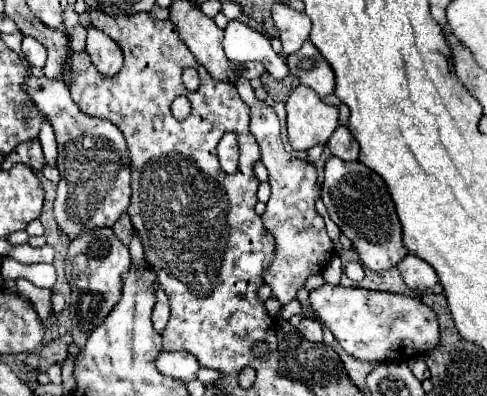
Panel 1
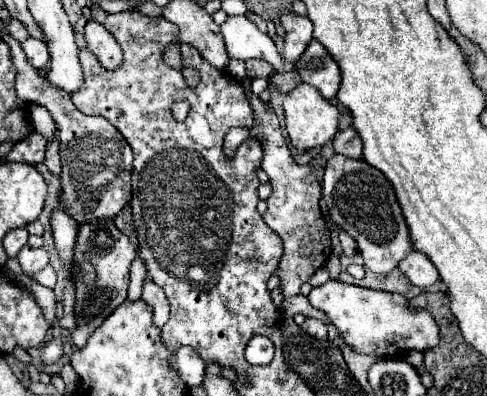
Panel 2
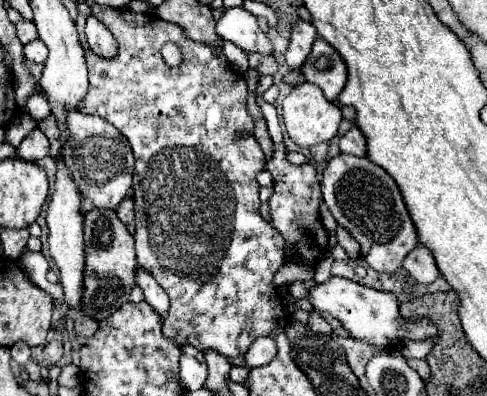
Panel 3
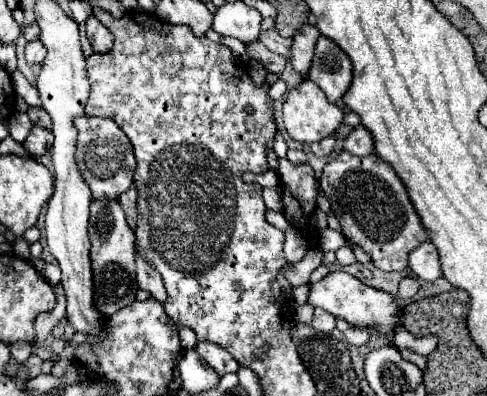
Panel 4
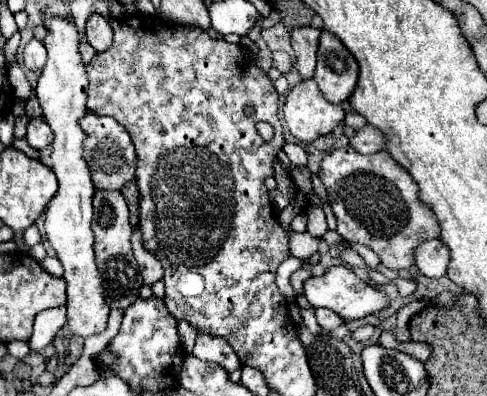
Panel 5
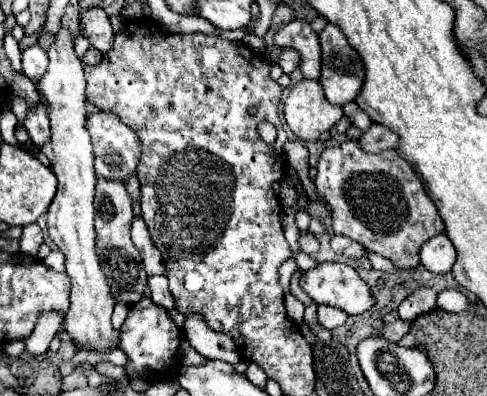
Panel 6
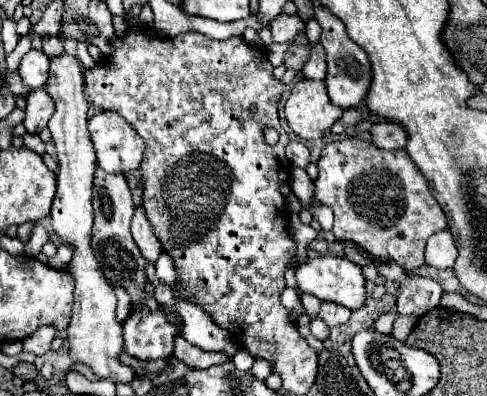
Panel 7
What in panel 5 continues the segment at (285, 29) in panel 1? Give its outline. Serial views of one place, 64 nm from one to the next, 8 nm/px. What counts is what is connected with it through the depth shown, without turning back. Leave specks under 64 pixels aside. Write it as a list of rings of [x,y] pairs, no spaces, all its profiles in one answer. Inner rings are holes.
[[[302,26],[292,30],[292,48],[296,56],[296,68],[302,78],[312,78],[316,66],[316,50],[318,50],[320,30],[312,26]]]

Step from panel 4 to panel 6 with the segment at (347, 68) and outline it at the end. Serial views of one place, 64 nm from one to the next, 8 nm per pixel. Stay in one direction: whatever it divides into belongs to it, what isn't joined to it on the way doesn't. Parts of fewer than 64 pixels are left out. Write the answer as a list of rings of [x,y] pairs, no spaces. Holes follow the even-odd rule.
[[[328,24],[318,36],[322,48],[320,84],[330,104],[344,106],[346,102],[352,102],[362,88],[364,64],[334,24]]]

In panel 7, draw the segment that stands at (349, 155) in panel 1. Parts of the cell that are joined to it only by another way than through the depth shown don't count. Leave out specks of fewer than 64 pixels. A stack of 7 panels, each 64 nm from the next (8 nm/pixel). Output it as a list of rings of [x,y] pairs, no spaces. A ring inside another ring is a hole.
[[[376,122],[370,130],[372,134],[372,144],[384,150],[396,150],[404,148],[406,144],[406,132],[398,124],[388,124],[388,122]]]

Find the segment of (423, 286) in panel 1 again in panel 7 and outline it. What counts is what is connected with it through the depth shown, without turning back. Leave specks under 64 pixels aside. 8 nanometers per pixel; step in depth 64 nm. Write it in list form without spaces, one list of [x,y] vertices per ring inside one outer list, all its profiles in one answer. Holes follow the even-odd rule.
[[[440,230],[428,238],[426,250],[424,250],[424,260],[428,266],[438,268],[438,270],[452,268],[456,256],[458,252],[456,252],[452,234],[448,230]]]

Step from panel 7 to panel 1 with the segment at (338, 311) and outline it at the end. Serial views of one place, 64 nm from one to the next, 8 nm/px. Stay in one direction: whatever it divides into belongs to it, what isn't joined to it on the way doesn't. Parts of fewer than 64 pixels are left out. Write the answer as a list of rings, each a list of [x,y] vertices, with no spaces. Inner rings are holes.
[[[302,318],[300,326],[298,326],[300,334],[310,340],[310,342],[322,342],[322,324],[318,320],[308,320],[308,318]]]

